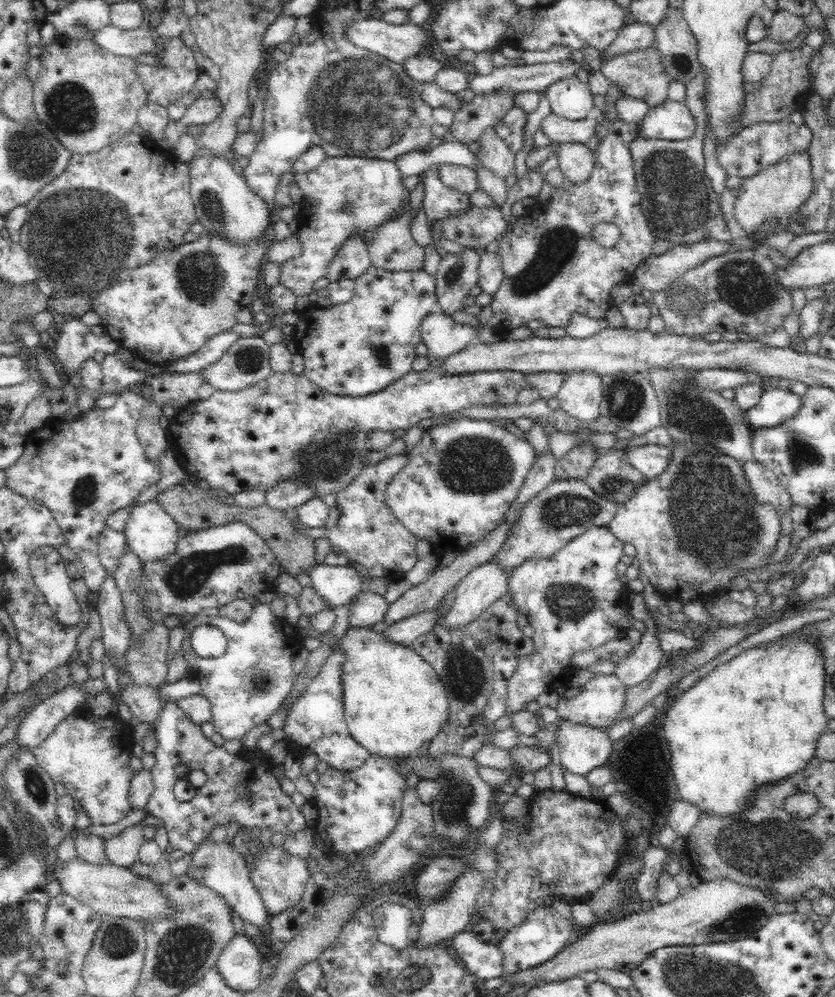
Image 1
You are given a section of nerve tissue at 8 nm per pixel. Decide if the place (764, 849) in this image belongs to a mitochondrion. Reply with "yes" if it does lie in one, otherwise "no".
yes

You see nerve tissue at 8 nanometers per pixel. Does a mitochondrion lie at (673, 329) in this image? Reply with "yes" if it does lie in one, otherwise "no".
no

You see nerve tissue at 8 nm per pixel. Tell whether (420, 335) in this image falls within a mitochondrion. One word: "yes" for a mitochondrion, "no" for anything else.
no

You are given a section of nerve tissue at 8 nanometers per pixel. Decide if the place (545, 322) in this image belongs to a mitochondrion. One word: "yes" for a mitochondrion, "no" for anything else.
no

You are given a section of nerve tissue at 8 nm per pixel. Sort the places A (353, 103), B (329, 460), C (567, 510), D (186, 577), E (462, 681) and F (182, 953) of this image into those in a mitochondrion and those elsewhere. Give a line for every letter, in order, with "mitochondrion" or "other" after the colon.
A: mitochondrion
B: mitochondrion
C: mitochondrion
D: mitochondrion
E: mitochondrion
F: mitochondrion

